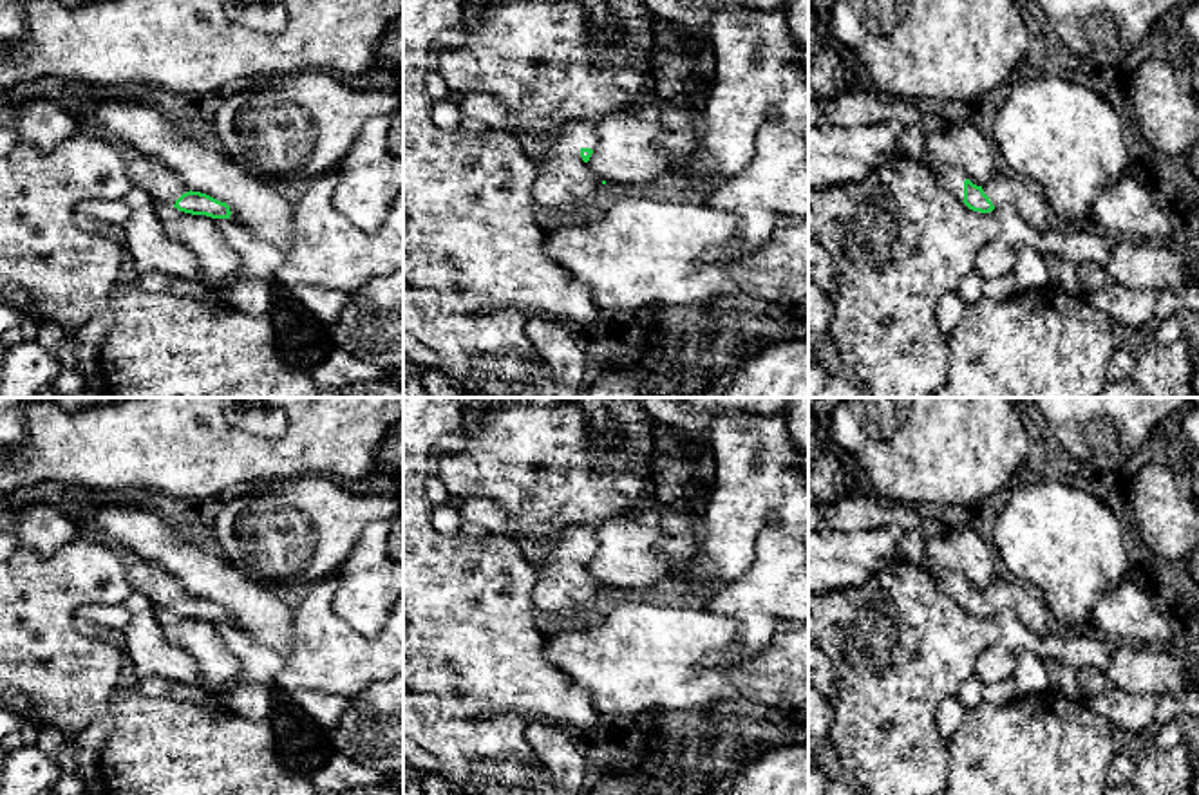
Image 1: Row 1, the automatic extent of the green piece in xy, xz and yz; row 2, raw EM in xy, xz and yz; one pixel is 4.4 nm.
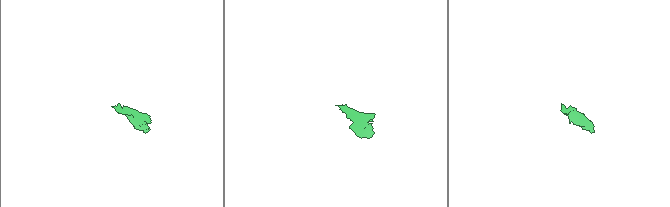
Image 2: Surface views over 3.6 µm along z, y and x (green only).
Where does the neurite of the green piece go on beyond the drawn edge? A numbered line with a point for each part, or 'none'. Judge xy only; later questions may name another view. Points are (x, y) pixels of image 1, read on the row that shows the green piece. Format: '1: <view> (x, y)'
1: xy (165, 187)

